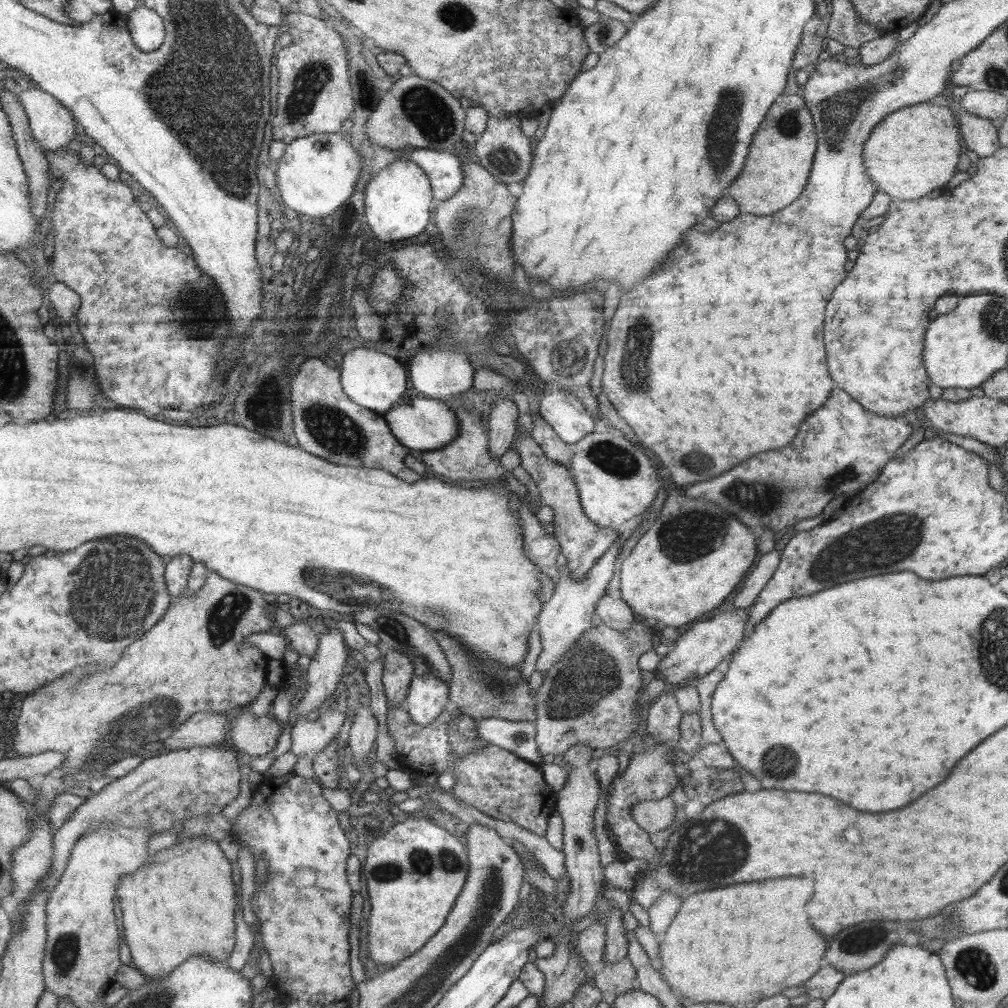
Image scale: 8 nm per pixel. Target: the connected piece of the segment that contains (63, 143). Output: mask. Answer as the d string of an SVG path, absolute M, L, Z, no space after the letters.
M37 87L17 95L27 114L33 140L40 149L58 150L72 144L76 122L59 100Z

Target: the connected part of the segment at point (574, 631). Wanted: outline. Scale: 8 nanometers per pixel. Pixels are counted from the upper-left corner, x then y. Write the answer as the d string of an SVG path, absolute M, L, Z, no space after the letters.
M621 533L620 539L616 541L601 556L596 564L588 571L585 578L581 580L573 580L569 576L569 572L563 569L559 576L559 582L555 585L554 593L547 602L543 602L542 610L535 620L535 628L540 633L542 651L538 657L536 668L538 672L547 672L547 670L557 663L562 654L568 652L573 644L583 636L584 632L594 626L595 617L594 610L599 603L600 597L604 596L606 586L612 576L614 576L614 566L618 559L618 553L621 551L624 534Z

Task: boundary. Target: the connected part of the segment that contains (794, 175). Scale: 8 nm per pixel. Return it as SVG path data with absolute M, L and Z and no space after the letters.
M802 94L779 95L753 136L742 172L726 194L730 192L742 213L764 216L786 208L808 182L817 143L818 133Z

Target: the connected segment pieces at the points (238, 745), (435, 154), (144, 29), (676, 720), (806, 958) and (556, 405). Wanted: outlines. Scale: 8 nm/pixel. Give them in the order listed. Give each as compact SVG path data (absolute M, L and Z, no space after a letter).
M247 707L239 710L231 722L231 739L234 749L250 757L266 756L276 748L282 724L270 714L256 716Z
M414 149L407 155L407 159L415 162L426 173L437 202L450 198L462 186L463 172L461 169L461 156L454 156L445 150Z
M140 4L126 17L132 42L142 52L152 52L164 42L165 30L163 18L151 8Z
M667 690L649 705L643 722L658 744L674 746L680 738L679 726L682 717L683 712L678 706L675 695L671 690Z
M780 878L748 884L730 884L718 890L696 892L682 900L680 912L660 940L661 975L677 992L696 1003L727 1002L733 1007L753 1005L760 999L776 996L792 986L802 986L820 969L826 940L812 930L806 902L812 898L814 884L808 878Z
M562 389L542 392L538 412L569 447L594 431L596 424L581 400Z

